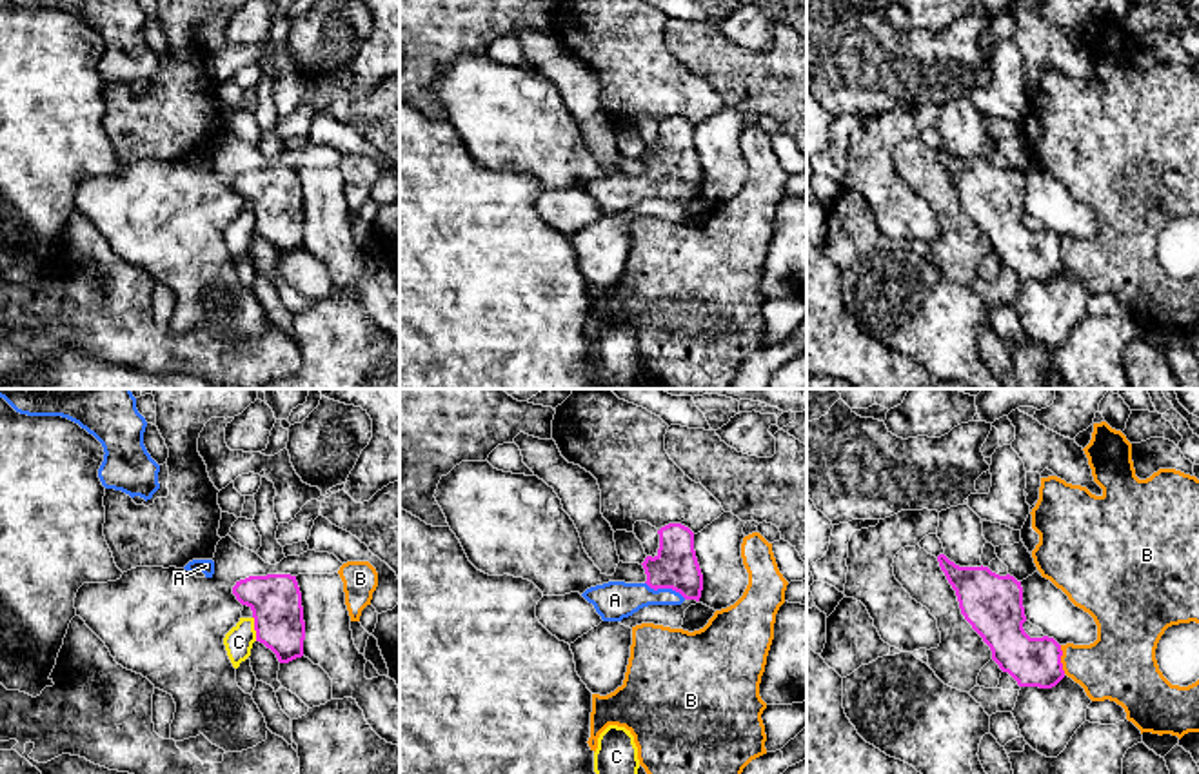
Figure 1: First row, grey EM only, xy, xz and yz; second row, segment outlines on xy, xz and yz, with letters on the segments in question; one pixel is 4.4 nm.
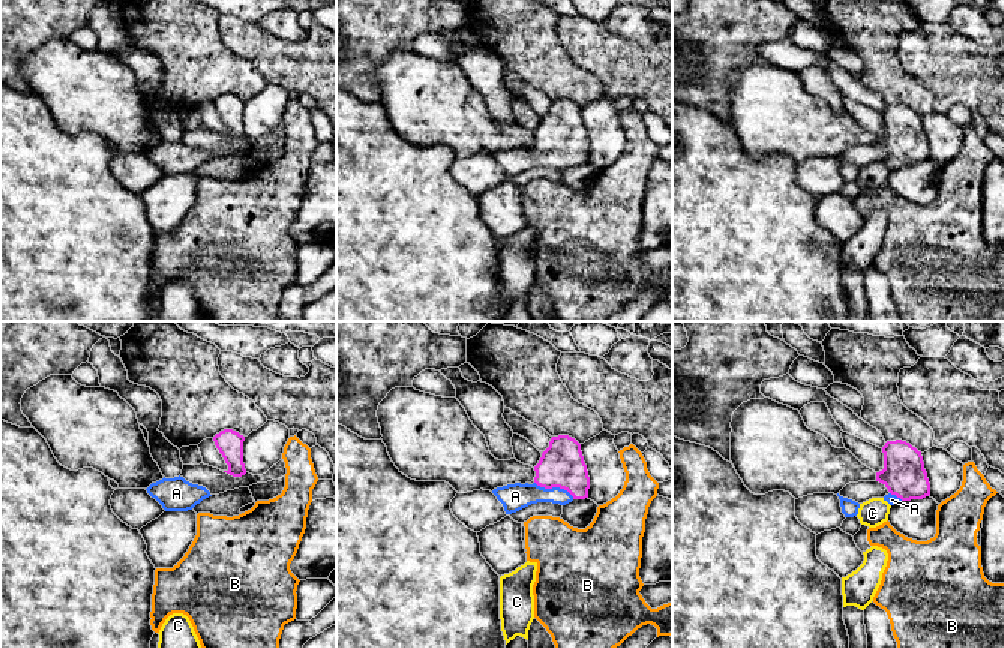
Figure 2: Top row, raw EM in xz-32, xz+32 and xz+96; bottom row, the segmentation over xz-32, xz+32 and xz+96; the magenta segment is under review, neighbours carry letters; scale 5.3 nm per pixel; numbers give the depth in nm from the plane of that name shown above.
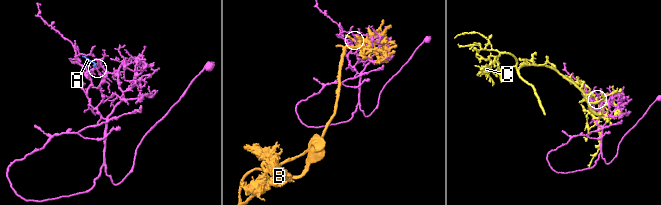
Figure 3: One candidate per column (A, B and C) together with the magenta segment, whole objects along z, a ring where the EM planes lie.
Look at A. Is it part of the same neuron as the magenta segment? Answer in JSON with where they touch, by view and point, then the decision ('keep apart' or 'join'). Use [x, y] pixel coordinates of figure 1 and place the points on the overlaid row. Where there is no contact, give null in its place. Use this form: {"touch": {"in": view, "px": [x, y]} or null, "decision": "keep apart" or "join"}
{"touch": {"in": "xz", "px": [665, 587]}, "decision": "join"}

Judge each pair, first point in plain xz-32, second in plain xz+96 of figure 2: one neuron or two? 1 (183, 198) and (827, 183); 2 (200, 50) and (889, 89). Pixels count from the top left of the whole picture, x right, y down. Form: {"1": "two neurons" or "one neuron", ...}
{"1": "two neurons", "2": "one neuron"}

